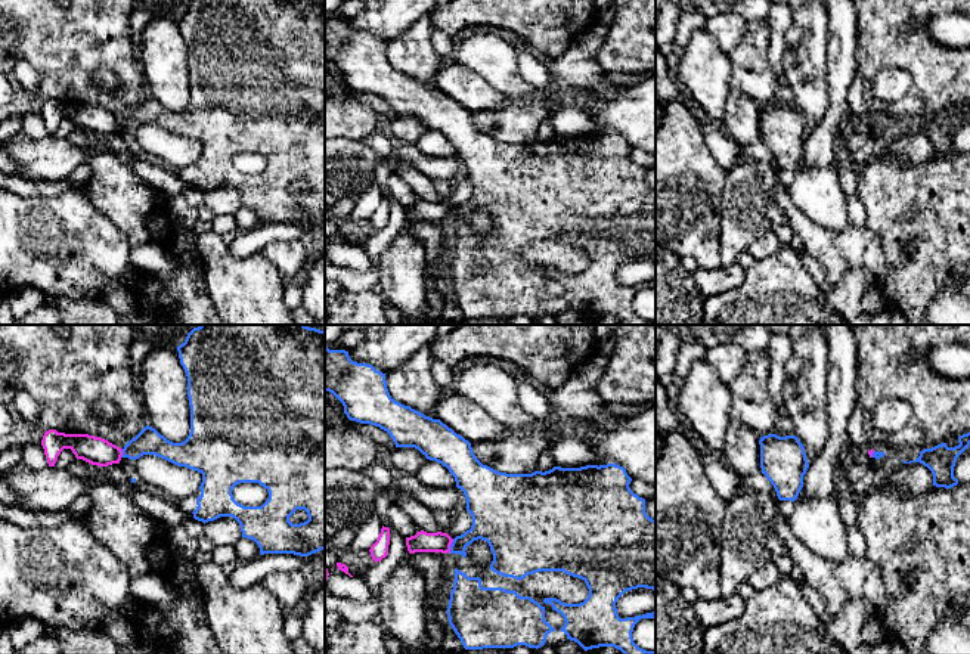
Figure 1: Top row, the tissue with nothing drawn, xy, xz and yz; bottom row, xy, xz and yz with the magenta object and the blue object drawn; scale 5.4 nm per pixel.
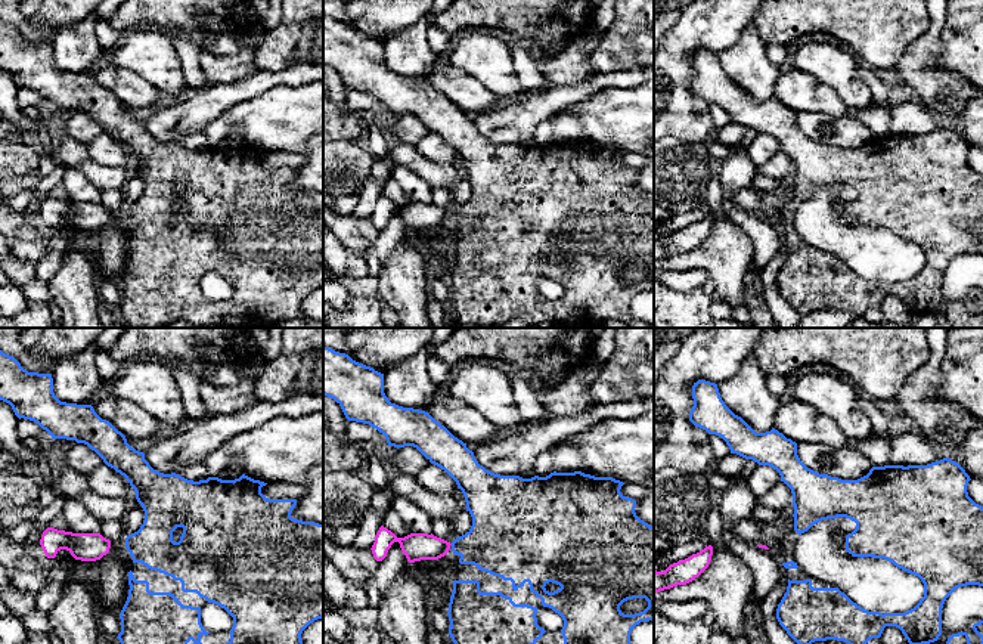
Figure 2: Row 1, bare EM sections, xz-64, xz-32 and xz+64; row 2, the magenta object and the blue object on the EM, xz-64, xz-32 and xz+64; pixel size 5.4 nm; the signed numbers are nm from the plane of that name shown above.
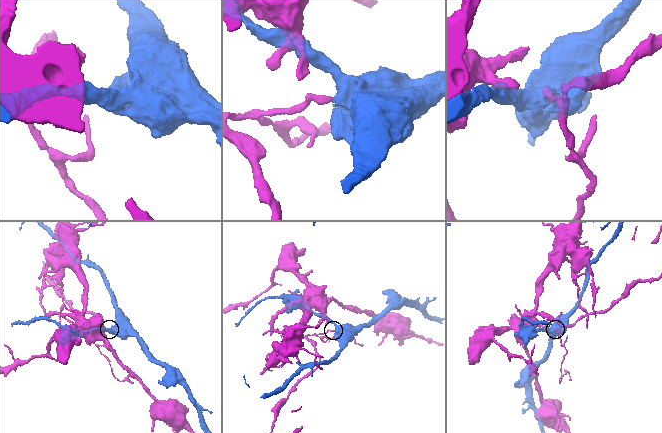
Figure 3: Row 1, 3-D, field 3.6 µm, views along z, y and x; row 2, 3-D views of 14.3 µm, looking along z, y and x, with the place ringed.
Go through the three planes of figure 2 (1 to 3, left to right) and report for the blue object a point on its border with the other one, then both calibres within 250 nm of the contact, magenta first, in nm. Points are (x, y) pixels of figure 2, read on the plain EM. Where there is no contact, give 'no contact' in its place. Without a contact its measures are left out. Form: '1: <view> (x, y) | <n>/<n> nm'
1: no contact
2: no contact
3: no contact

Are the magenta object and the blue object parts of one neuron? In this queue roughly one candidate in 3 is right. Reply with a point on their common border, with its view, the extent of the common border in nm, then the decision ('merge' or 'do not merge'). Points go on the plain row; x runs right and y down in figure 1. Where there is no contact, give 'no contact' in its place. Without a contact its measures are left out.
contact xz (451, 213); length 80 nm; do not merge

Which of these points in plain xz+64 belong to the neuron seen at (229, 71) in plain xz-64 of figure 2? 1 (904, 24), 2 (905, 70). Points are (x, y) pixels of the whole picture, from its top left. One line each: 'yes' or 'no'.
1: no
2: yes

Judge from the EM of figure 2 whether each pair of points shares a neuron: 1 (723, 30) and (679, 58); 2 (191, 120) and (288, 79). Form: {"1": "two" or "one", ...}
{"1": "one", "2": "one"}

